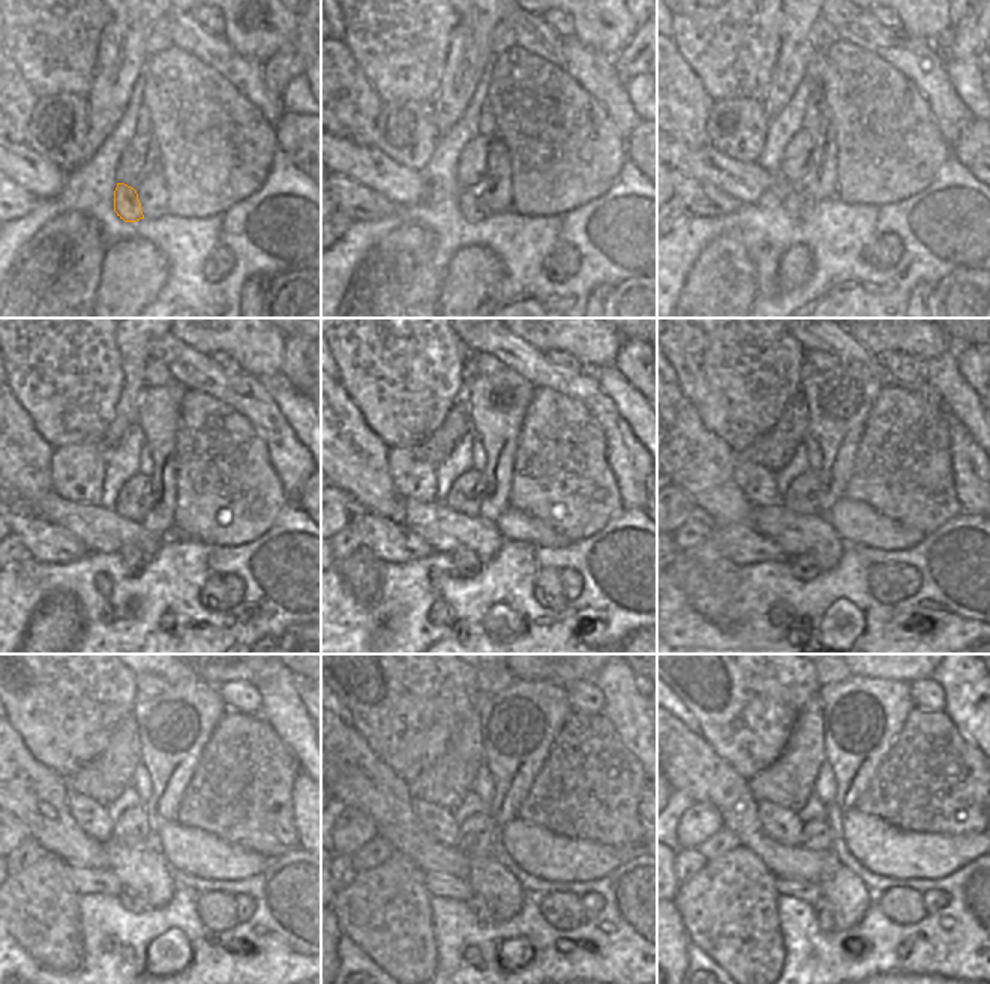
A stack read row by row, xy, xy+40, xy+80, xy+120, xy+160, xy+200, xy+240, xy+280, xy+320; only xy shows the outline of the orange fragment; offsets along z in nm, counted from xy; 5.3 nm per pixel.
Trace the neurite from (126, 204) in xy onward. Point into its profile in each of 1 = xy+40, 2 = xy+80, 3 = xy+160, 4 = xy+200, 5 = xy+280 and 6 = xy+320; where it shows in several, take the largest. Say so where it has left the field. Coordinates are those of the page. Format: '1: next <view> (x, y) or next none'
1: next xy+40 (470, 207)
2: next xy+80 (797, 204)
3: next xy+160 (467, 564)
4: next xy+200 (803, 566)
5: next xy+280 (474, 903)
6: next xy+320 (824, 914)

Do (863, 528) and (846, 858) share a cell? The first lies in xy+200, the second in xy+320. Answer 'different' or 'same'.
different

